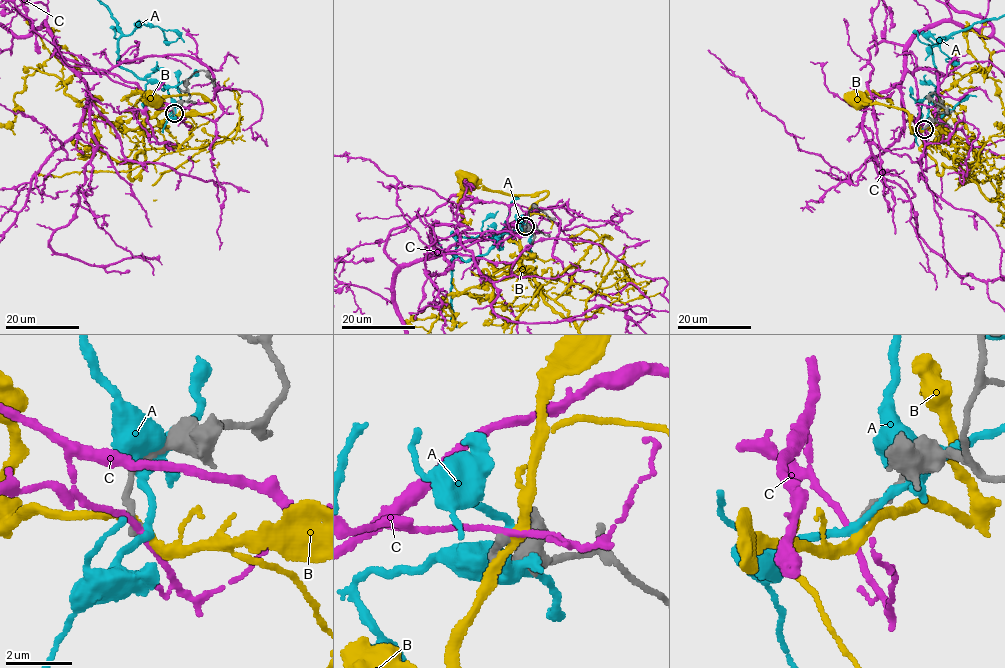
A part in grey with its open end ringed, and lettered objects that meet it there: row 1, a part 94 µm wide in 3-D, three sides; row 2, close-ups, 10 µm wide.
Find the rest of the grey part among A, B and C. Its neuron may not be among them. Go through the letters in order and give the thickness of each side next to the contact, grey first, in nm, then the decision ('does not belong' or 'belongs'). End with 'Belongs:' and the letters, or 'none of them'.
A: 280/200 nm | does not belong
B: 320/280 nm | does not belong
C: 280/170 nm | does not belong
Belongs: none of them

